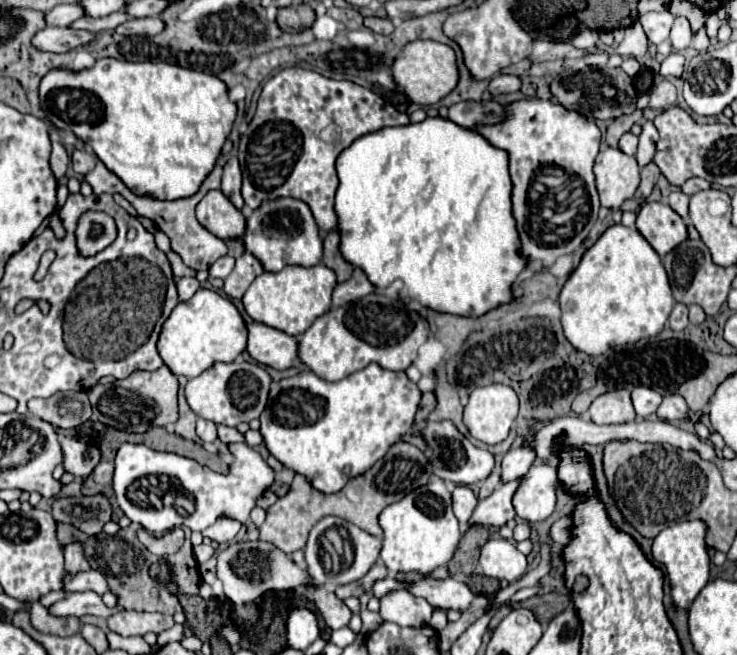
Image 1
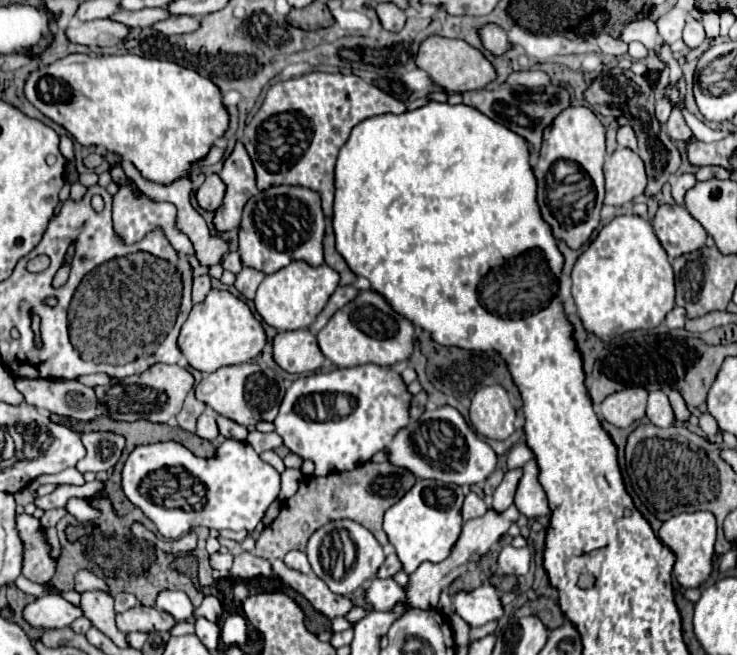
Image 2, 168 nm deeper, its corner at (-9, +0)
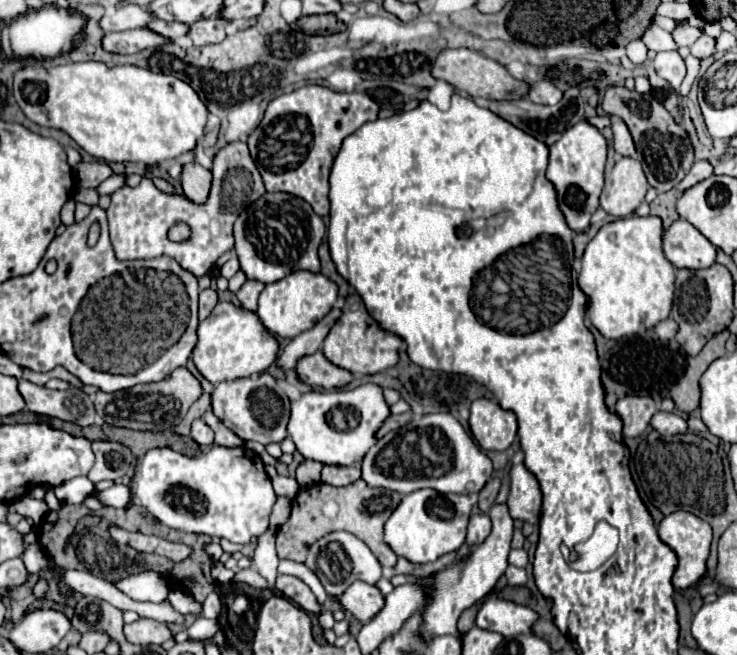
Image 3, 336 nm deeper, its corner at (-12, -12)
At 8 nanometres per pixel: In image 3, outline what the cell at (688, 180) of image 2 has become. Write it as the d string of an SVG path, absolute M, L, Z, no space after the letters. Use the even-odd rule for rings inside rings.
M706 160L694 162L694 166L690 168L690 172L678 184L678 192L686 192L688 188L692 188L692 184L698 184L700 180L706 180L708 176L712 176L712 164L706 162Z

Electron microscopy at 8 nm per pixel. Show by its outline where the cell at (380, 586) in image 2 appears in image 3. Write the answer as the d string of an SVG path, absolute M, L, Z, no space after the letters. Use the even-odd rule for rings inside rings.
M358 580L348 586L348 590L338 598L338 602L344 610L352 612L362 624L366 624L380 612L380 608L384 608L384 594L376 586Z

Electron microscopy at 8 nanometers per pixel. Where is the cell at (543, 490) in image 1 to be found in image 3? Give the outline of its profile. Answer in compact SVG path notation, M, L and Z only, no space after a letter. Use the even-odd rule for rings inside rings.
M516 464L510 470L510 496L508 496L510 514L516 520L530 522L538 526L542 492L536 476L532 476L524 464Z

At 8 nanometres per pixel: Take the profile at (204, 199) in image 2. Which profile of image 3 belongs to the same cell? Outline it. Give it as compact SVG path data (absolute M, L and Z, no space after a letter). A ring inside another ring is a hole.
M186 164L182 170L182 190L194 204L204 204L208 200L208 192L212 186L212 174L198 166L198 164Z

